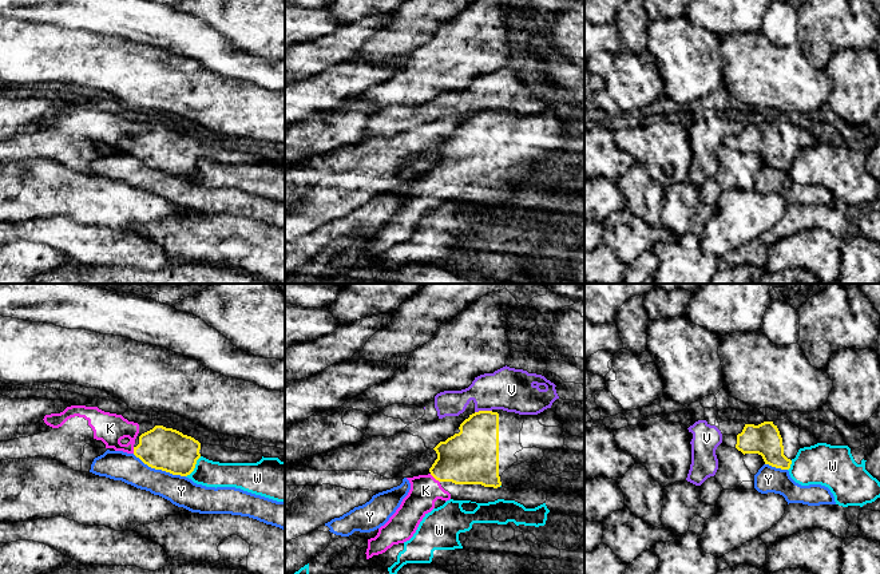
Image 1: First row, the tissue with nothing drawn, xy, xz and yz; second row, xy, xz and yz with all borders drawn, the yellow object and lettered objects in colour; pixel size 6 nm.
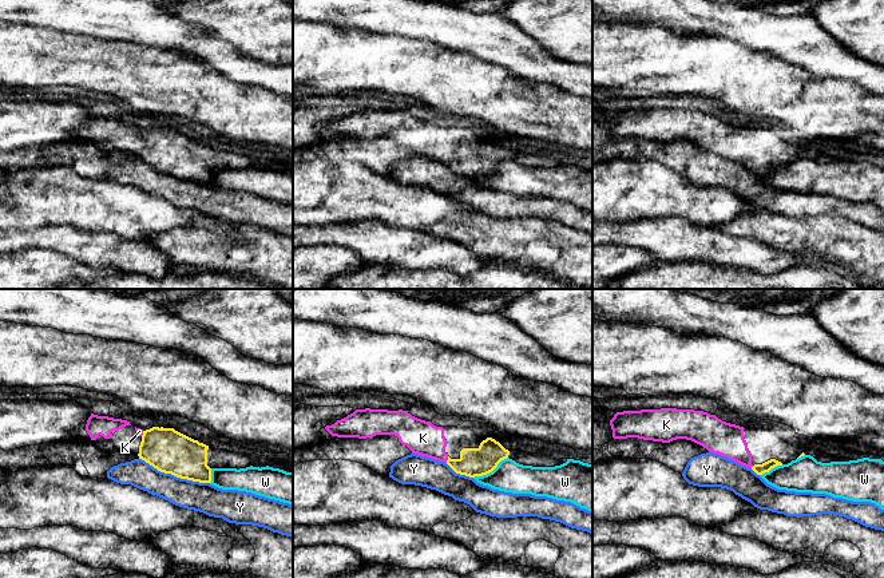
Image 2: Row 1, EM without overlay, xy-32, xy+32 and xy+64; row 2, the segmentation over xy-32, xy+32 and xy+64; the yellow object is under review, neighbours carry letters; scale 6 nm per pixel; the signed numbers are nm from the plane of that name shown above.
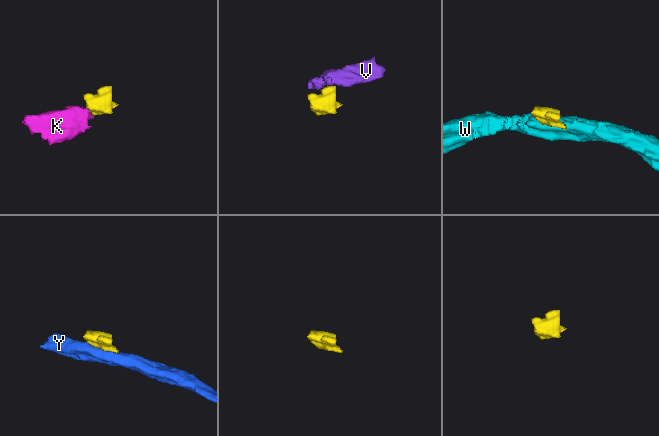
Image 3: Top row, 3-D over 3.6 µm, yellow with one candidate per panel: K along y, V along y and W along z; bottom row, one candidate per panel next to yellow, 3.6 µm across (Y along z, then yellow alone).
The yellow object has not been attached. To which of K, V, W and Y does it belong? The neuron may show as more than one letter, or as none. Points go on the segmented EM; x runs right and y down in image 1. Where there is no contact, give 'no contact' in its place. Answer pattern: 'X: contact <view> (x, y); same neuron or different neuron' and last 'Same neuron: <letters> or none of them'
K: contact xz (435, 478); same neuron
V: contact xz (483, 411); different neuron
W: contact xy (194, 467); different neuron
Y: contact xy (159, 468); different neuron
Same neuron: K

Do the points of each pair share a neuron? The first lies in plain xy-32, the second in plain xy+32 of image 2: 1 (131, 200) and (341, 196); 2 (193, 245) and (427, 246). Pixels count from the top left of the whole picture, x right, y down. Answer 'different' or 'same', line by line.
1: same
2: different

